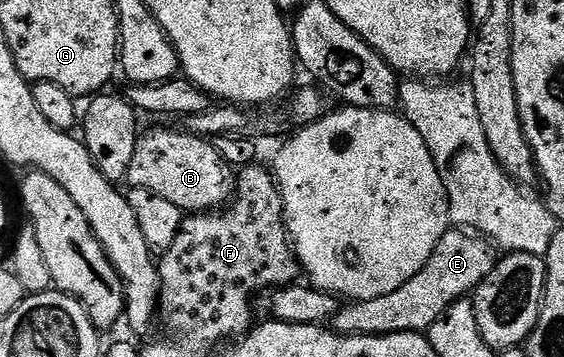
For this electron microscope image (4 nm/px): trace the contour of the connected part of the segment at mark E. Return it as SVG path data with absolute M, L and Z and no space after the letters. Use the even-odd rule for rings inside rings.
M450 229L435 245L435 253L407 281L407 285L399 285L395 293L387 293L387 297L359 299L338 306L337 314L331 320L332 330L339 335L390 335L404 331L428 332L429 326L443 312L476 291L477 286L489 276L495 266L494 248L484 238L465 229Z

